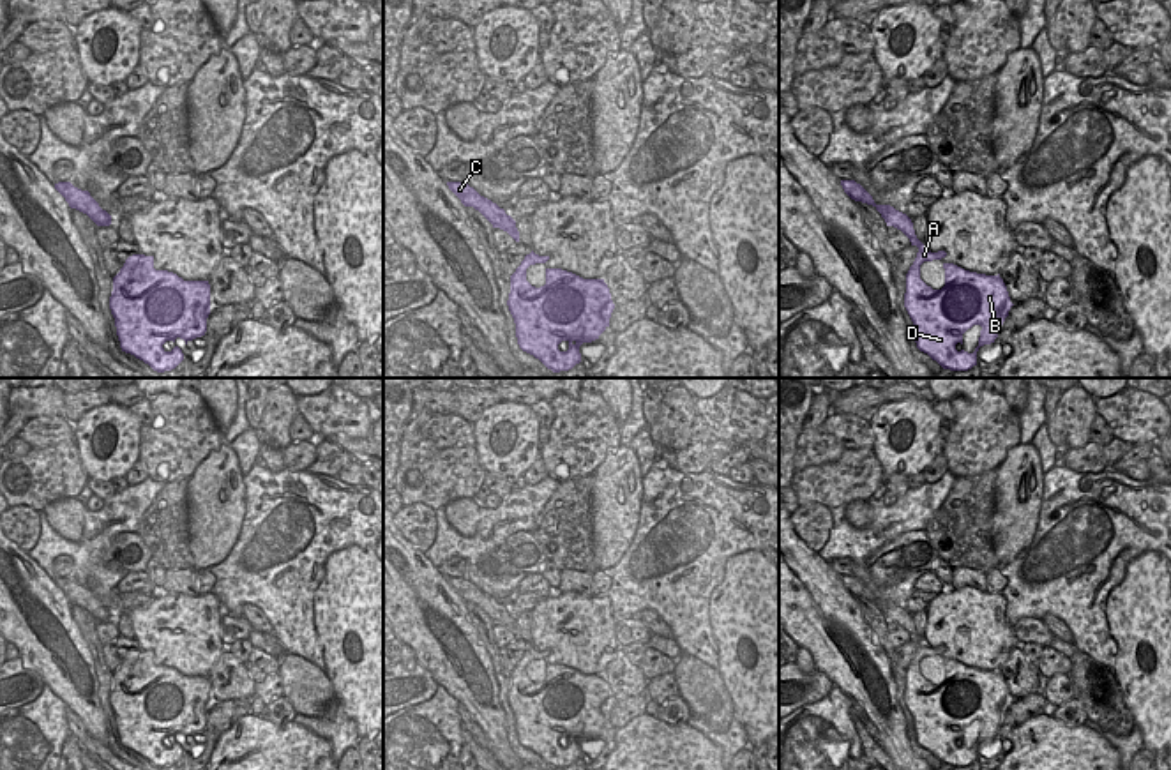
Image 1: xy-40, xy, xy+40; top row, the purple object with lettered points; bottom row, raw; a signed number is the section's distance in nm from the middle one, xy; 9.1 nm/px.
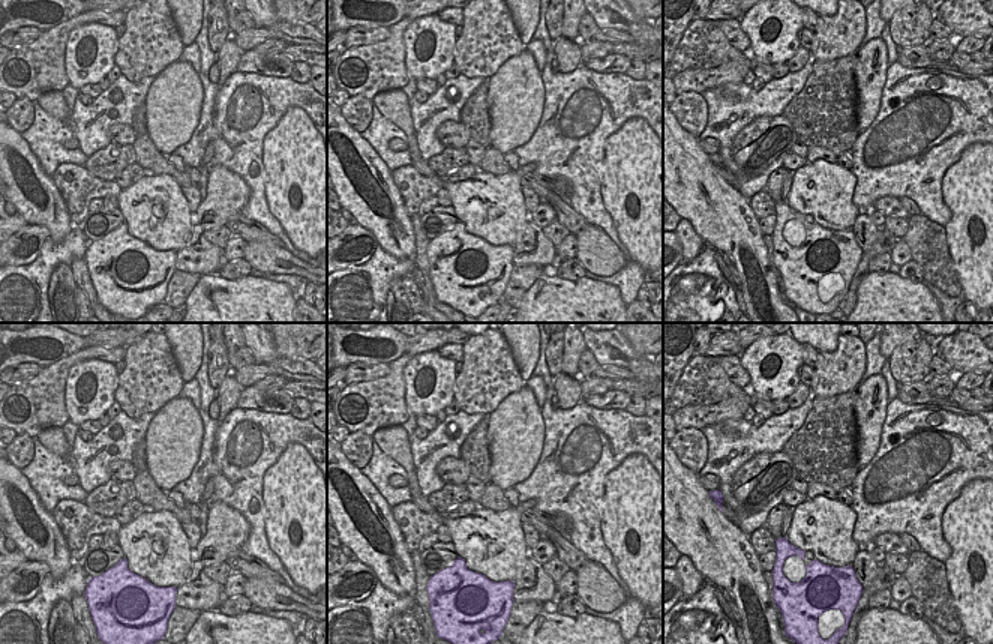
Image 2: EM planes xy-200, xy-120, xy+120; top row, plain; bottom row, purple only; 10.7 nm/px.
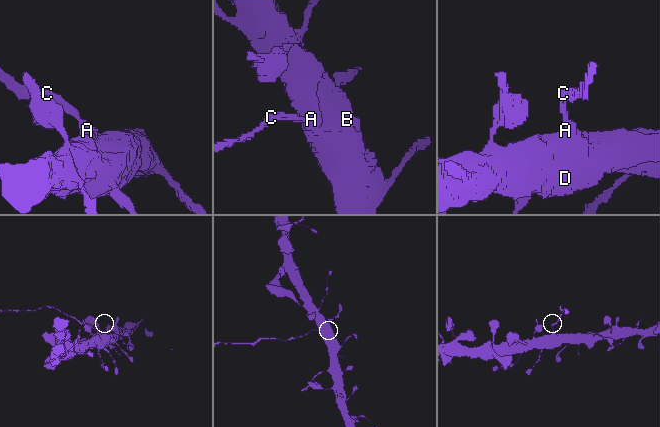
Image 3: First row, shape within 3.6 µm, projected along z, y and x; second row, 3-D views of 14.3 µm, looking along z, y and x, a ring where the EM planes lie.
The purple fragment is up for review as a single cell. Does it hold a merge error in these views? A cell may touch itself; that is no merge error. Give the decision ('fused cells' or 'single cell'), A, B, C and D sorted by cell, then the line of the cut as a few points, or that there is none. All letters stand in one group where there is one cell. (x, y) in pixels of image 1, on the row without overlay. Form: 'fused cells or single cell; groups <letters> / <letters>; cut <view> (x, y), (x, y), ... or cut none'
fused cells; groups A B D / C; cut xy+40 (914, 627), (908, 633)

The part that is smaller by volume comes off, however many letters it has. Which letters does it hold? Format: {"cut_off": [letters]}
{"cut_off": ["C"]}

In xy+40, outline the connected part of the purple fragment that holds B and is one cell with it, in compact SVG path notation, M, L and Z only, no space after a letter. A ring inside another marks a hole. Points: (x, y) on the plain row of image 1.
M913 629L908 632L918 643L917 653L906 669L904 703L913 717L917 744L936 756L943 765L968 766L977 761L977 747L994 738L1010 698L1007 682L998 671L964 666L954 659L943 659L945 682L933 685L920 675L924 657L941 655L945 646L931 648ZM980 721L978 742L973 749L957 747L963 729Z

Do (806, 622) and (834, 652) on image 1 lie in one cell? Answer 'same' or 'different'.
same

